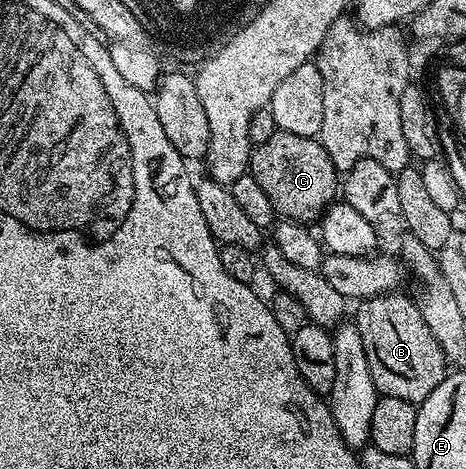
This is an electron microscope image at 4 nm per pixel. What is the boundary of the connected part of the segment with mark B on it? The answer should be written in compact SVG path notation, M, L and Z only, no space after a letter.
M402 292L381 294L375 298L365 299L358 310L356 325L360 332L360 340L364 340L364 356L368 356L368 372L372 372L372 384L376 384L379 395L383 398L408 400L421 404L441 382L448 373L448 363L436 336L424 324L424 316L420 312L417 301L412 297L405 298Z

